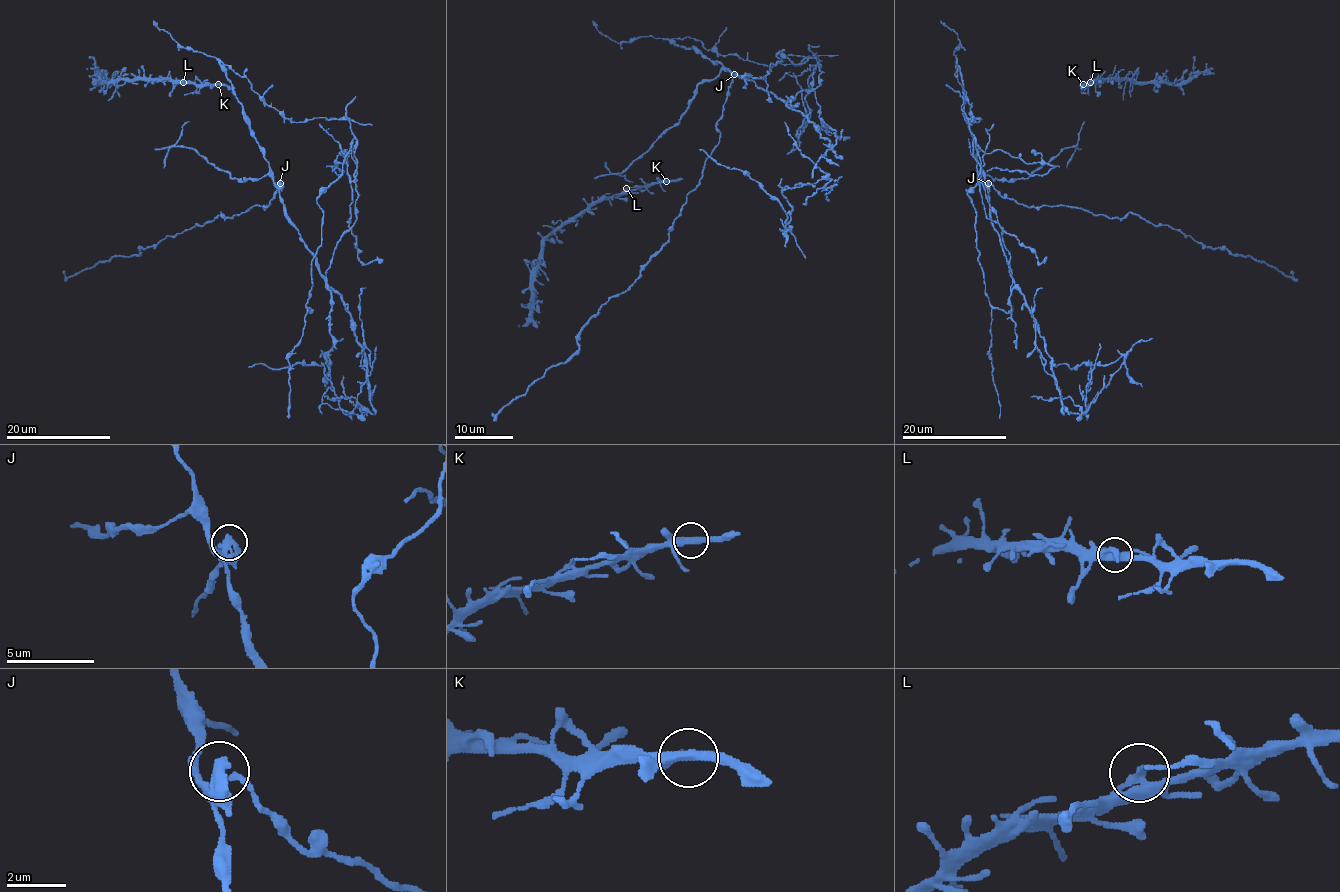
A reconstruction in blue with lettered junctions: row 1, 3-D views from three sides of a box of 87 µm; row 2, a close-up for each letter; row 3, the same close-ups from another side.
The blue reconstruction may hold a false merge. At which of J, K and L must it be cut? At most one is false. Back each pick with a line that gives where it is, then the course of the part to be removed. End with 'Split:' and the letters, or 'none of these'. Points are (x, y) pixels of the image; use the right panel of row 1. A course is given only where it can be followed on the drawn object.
J: (988, 183) | (987, 183), (1010, 275), (972, 150), (978, 183), (968, 193), (991, 309), (999, 418)
Split: J

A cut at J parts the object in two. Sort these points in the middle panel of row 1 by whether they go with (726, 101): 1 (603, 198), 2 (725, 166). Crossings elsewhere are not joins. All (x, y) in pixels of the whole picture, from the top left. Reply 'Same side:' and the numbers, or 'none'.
Same side: 1

